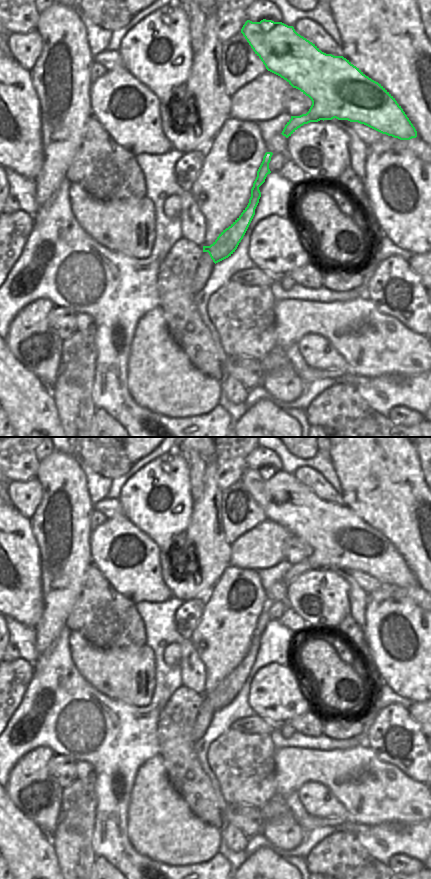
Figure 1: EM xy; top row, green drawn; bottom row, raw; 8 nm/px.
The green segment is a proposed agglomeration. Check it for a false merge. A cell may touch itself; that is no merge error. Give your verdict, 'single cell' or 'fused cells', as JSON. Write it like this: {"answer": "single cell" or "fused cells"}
{"answer": "single cell"}

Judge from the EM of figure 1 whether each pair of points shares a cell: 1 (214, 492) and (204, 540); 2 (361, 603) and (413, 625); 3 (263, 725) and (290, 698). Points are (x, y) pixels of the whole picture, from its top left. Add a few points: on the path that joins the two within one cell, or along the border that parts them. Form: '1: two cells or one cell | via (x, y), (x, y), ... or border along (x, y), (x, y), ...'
1: one cell | via (209, 504), (206, 510), (205, 528)
2: two cells | border along (367, 594), (364, 628)
3: two cells | border along (256, 714), (274, 724)

